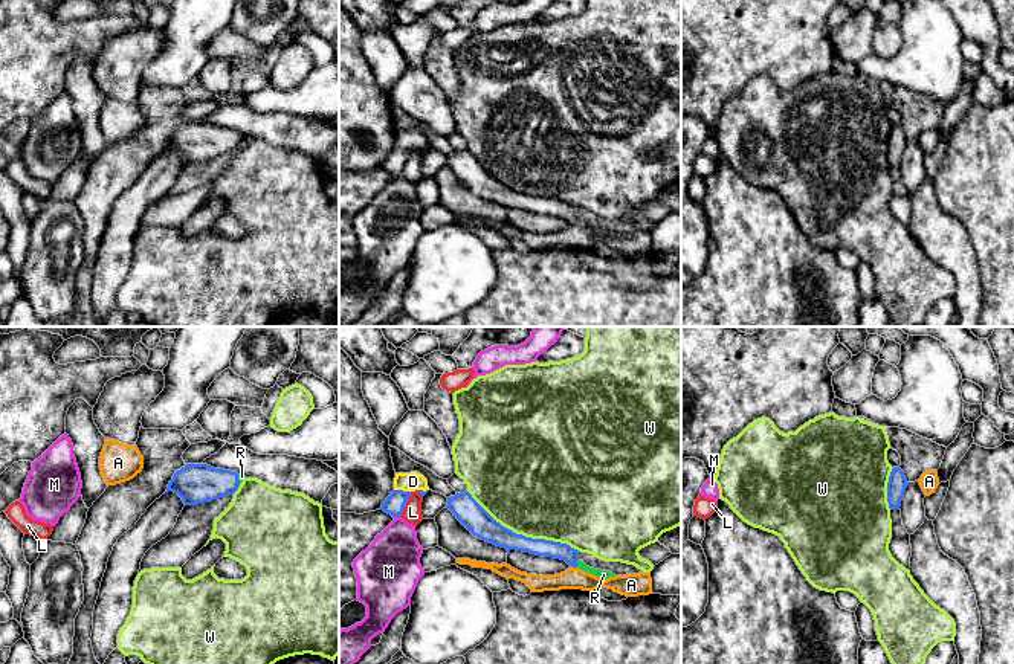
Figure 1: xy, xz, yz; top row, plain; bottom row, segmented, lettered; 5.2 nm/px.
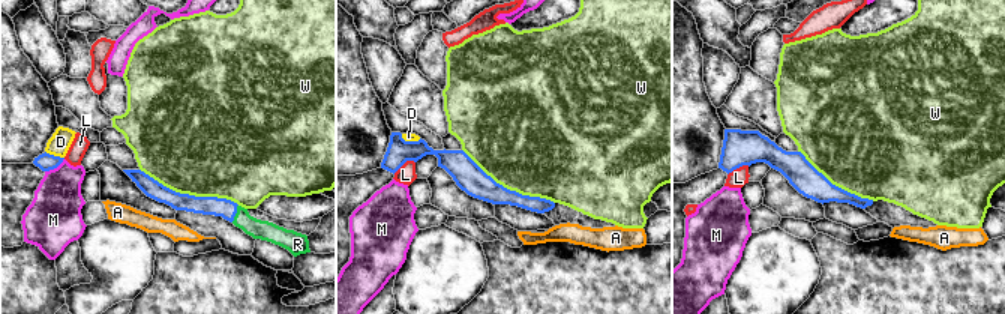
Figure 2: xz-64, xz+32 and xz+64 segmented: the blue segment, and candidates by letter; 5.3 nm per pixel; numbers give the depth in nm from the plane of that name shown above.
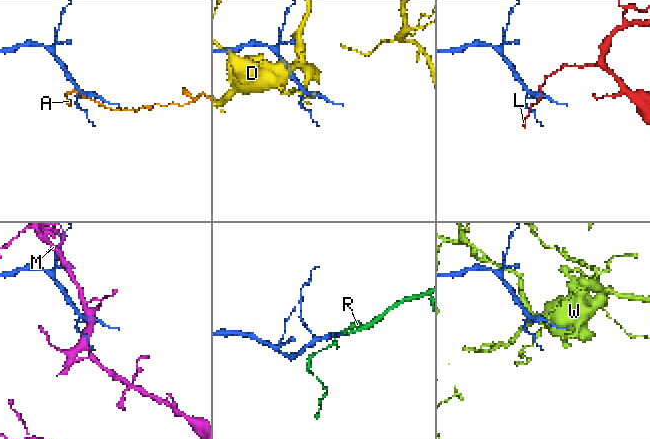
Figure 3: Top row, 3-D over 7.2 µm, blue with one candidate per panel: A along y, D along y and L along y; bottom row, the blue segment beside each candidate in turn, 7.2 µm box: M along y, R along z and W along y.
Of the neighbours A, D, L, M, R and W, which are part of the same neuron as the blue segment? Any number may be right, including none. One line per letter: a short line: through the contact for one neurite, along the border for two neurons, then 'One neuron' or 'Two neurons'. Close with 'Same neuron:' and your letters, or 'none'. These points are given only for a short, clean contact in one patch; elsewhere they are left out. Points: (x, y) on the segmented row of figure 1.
A: Two neurons
D: Two neurons
L: Line: xz (413, 492), (399, 516). Two neurons
M: Line: xz (394, 516), (399, 518). Two neurons
R: Line: xz (539, 547), (561, 550), (576, 564), (603, 574). One neuron
W: Two neurons
Same neuron: R

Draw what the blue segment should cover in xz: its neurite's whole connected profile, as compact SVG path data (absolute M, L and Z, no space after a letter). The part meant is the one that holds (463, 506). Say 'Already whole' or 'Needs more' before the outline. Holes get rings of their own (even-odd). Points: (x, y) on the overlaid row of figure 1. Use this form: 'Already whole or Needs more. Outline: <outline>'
Needs more. Outline: M469 492L457 493L455 496L447 498L446 508L449 508L473 536L496 546L505 548L507 551L516 550L536 556L560 559L570 566L579 568L603 580L615 577L615 574L609 571L586 566L579 559L580 551L567 543L525 537L502 527L472 498Z

